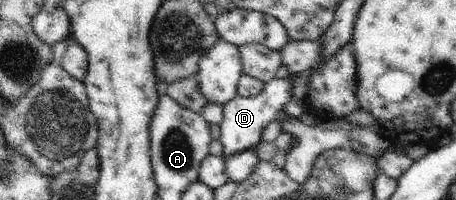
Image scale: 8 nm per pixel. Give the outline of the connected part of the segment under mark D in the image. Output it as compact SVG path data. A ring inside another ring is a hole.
M290 74L286 79L273 78L264 84L263 91L255 97L244 98L235 96L229 103L224 105L224 118L220 123L221 137L220 141L224 147L225 159L230 155L241 153L242 151L253 148L262 141L263 130L275 119L277 113L283 109L288 100L288 93L292 88L292 83L297 75Z

